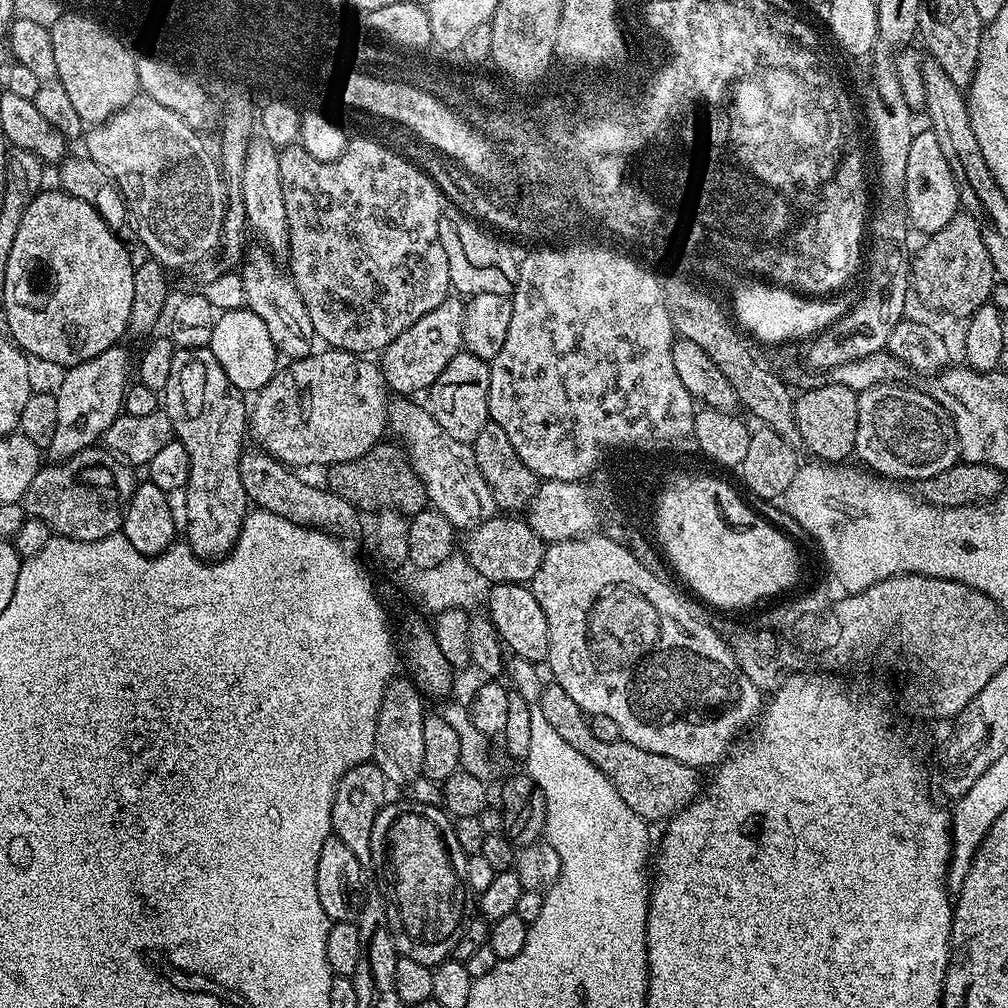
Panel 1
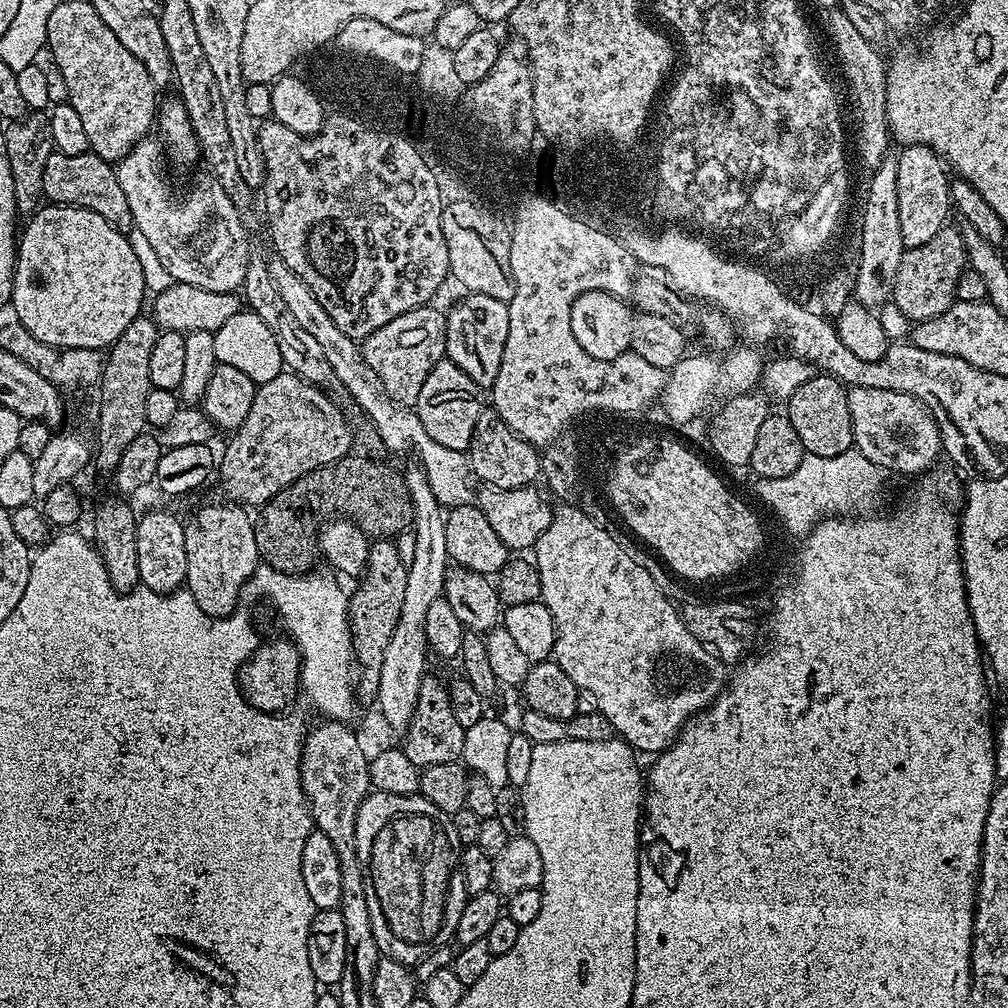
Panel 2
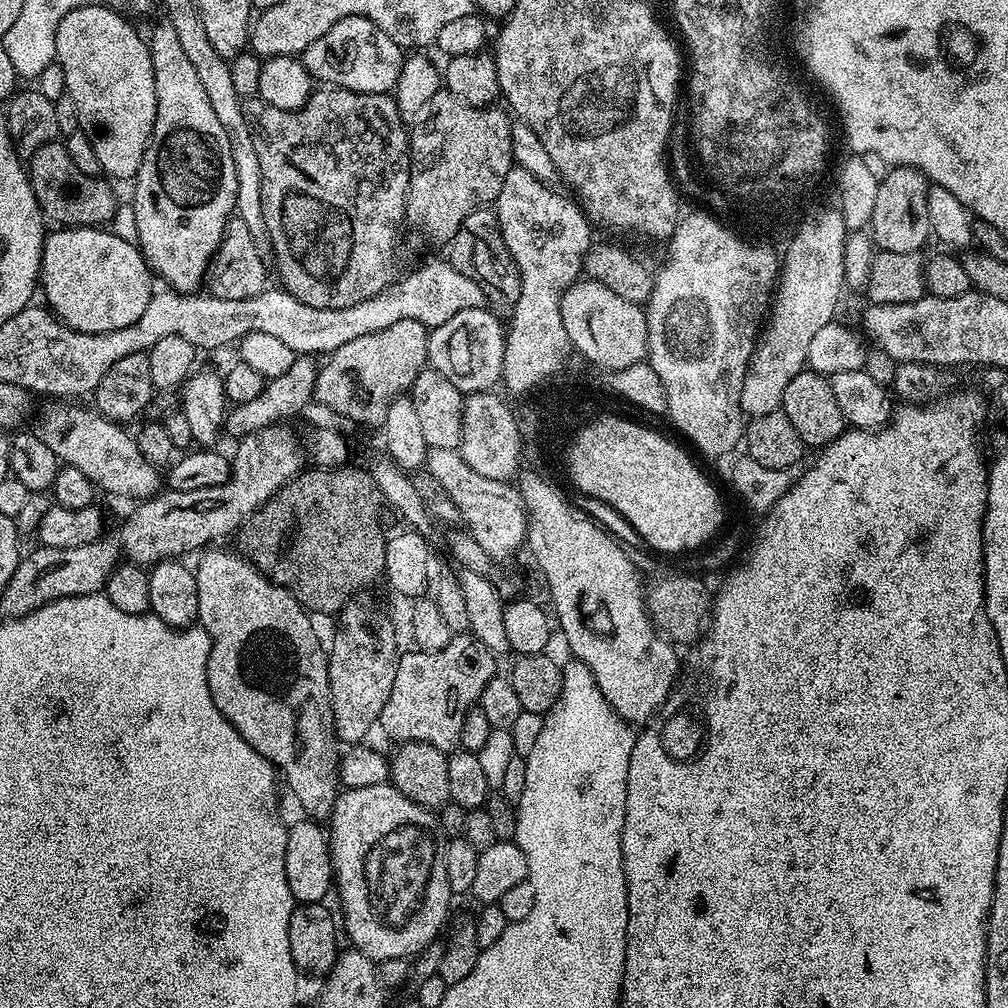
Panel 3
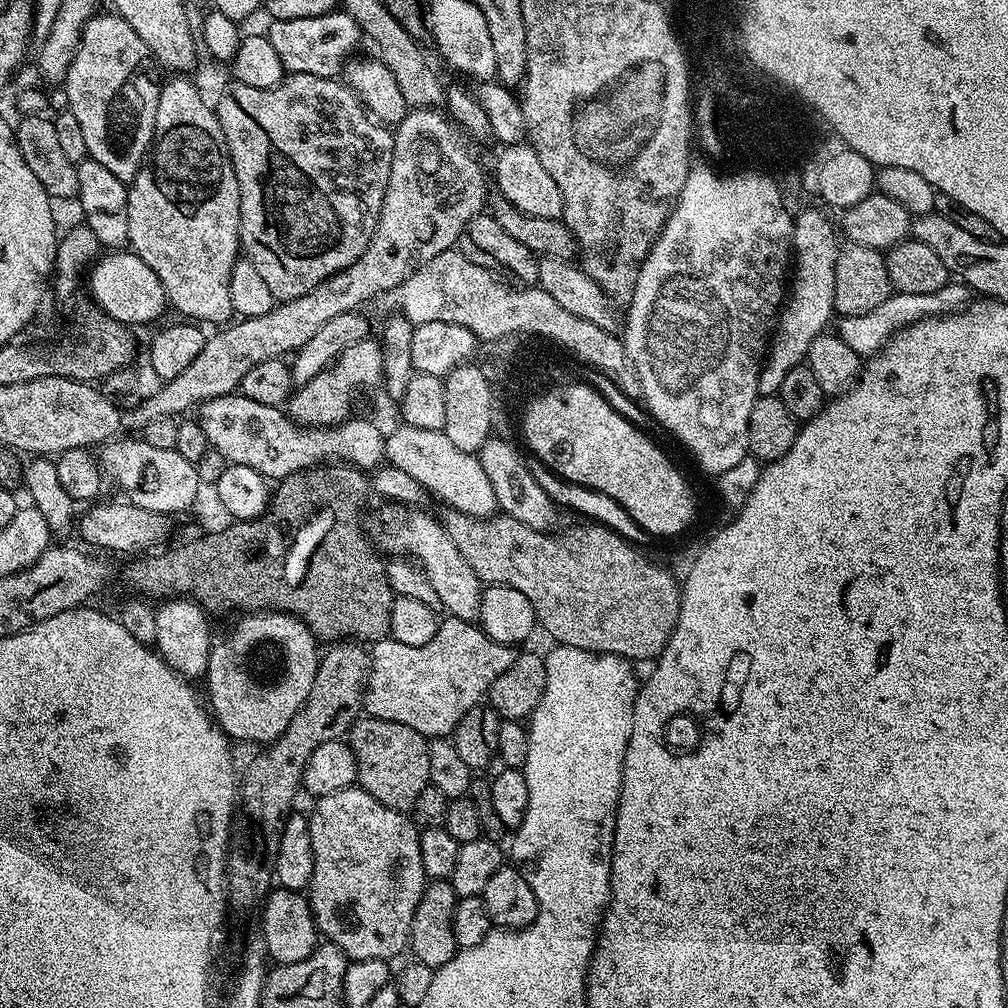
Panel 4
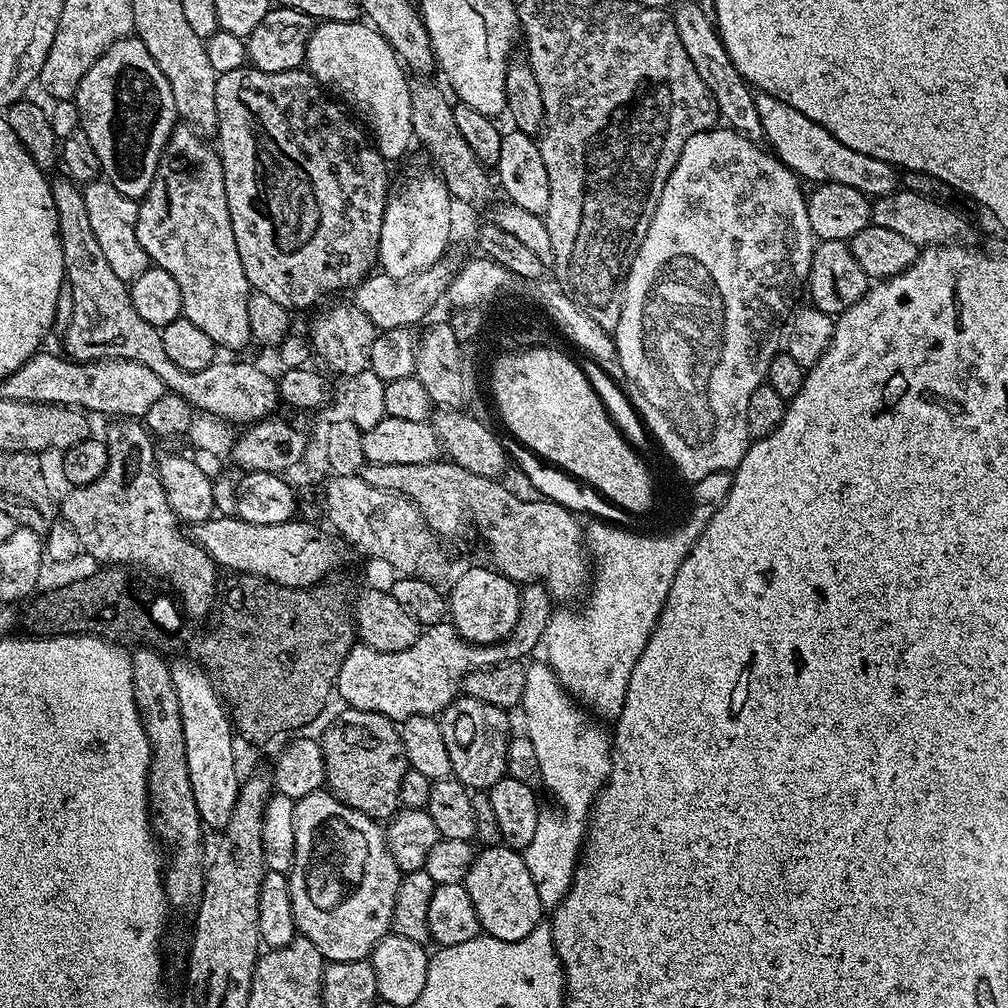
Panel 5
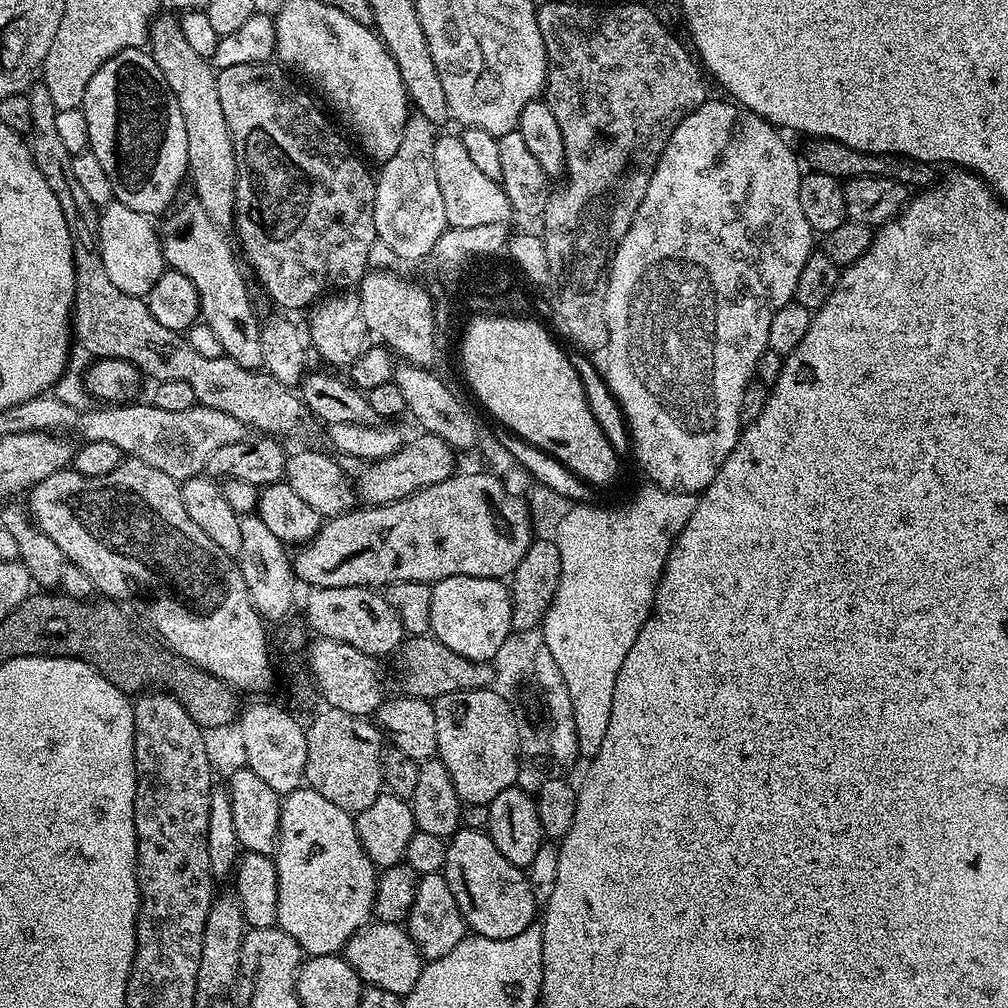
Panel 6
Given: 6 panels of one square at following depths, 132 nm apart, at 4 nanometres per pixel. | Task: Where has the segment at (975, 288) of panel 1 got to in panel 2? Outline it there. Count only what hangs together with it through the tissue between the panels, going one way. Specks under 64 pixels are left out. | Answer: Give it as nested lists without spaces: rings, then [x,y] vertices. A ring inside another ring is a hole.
[[[946,226],[922,246],[914,246],[902,254],[898,262],[898,274],[890,300],[910,322],[936,318],[950,305],[956,303],[956,287],[959,276],[969,267],[967,248],[963,245],[963,234],[959,227]]]

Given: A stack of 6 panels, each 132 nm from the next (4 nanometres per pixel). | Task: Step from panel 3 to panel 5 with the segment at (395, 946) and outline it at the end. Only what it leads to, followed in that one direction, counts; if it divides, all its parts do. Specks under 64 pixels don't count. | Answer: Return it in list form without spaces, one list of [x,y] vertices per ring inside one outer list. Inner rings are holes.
[[[321,790],[314,794],[306,794],[306,798],[296,801],[294,810],[294,862],[291,872],[287,873],[288,885],[290,886],[290,902],[294,910],[294,922],[299,935],[306,937],[324,955],[325,961],[341,964],[342,962],[354,962],[355,960],[369,959],[374,946],[382,937],[392,932],[392,919],[394,918],[394,902],[398,898],[398,886],[402,873],[394,862],[394,858],[388,849],[386,832],[377,821],[372,820],[366,814],[346,806],[336,796],[327,790]]]

